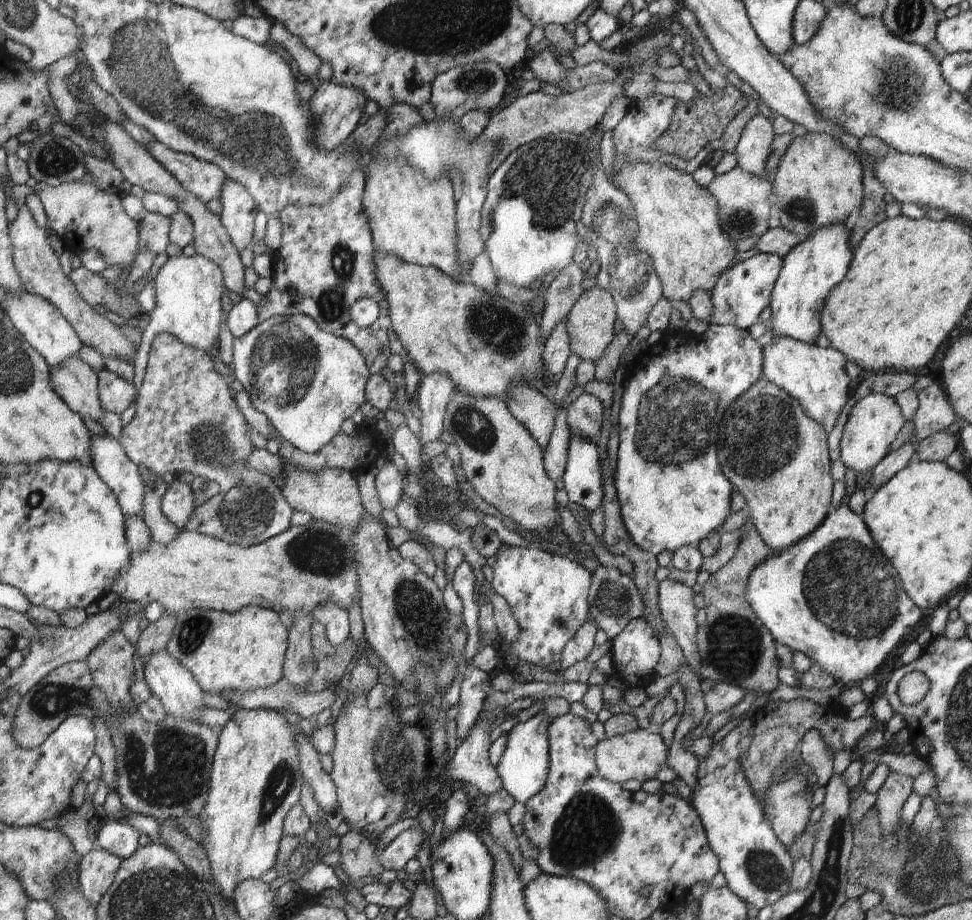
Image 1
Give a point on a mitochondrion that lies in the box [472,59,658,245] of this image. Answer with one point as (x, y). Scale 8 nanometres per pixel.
(543, 178)

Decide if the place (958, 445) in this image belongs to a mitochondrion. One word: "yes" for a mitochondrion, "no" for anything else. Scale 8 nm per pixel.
no

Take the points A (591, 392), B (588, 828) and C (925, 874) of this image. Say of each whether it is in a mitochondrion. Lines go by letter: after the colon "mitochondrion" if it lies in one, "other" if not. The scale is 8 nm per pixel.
A: other
B: mitochondrion
C: mitochondrion

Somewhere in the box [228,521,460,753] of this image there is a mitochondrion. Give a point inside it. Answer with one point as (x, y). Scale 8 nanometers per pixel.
(419, 614)

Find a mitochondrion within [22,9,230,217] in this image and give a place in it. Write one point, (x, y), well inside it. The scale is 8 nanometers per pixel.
(54, 160)

